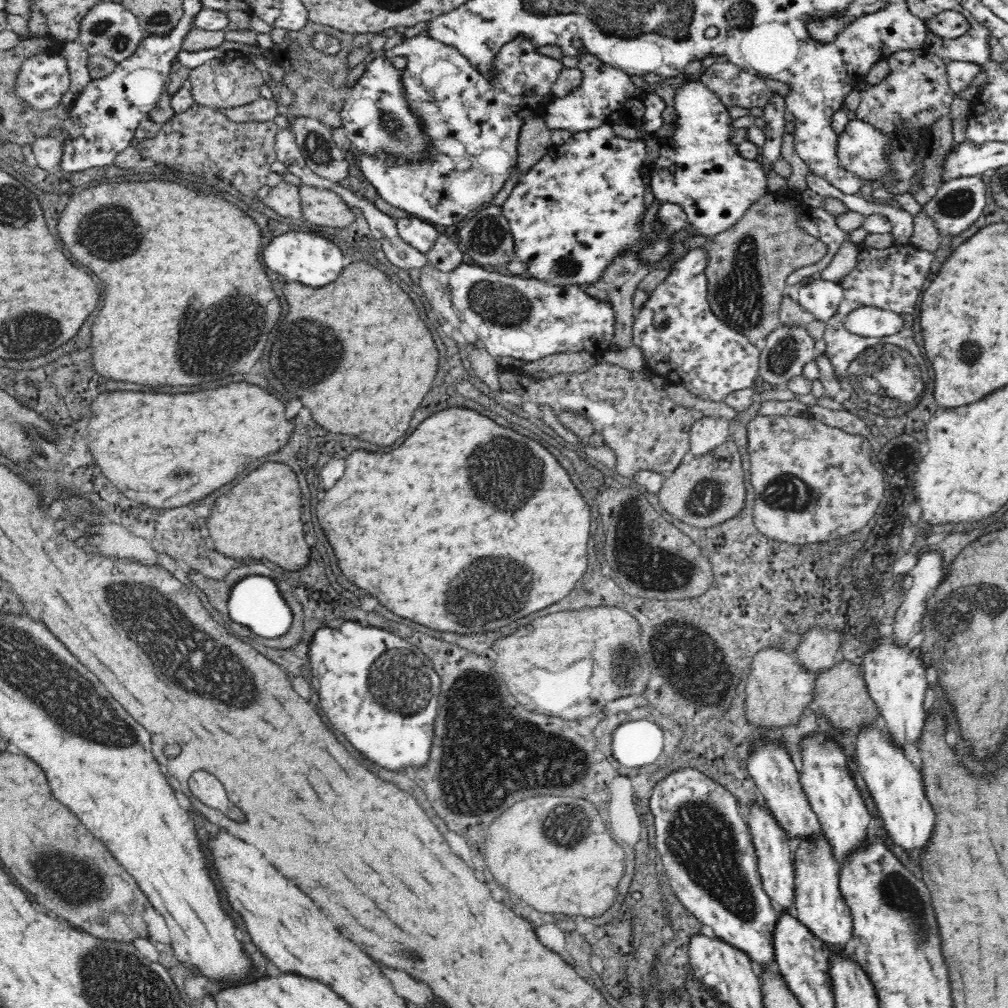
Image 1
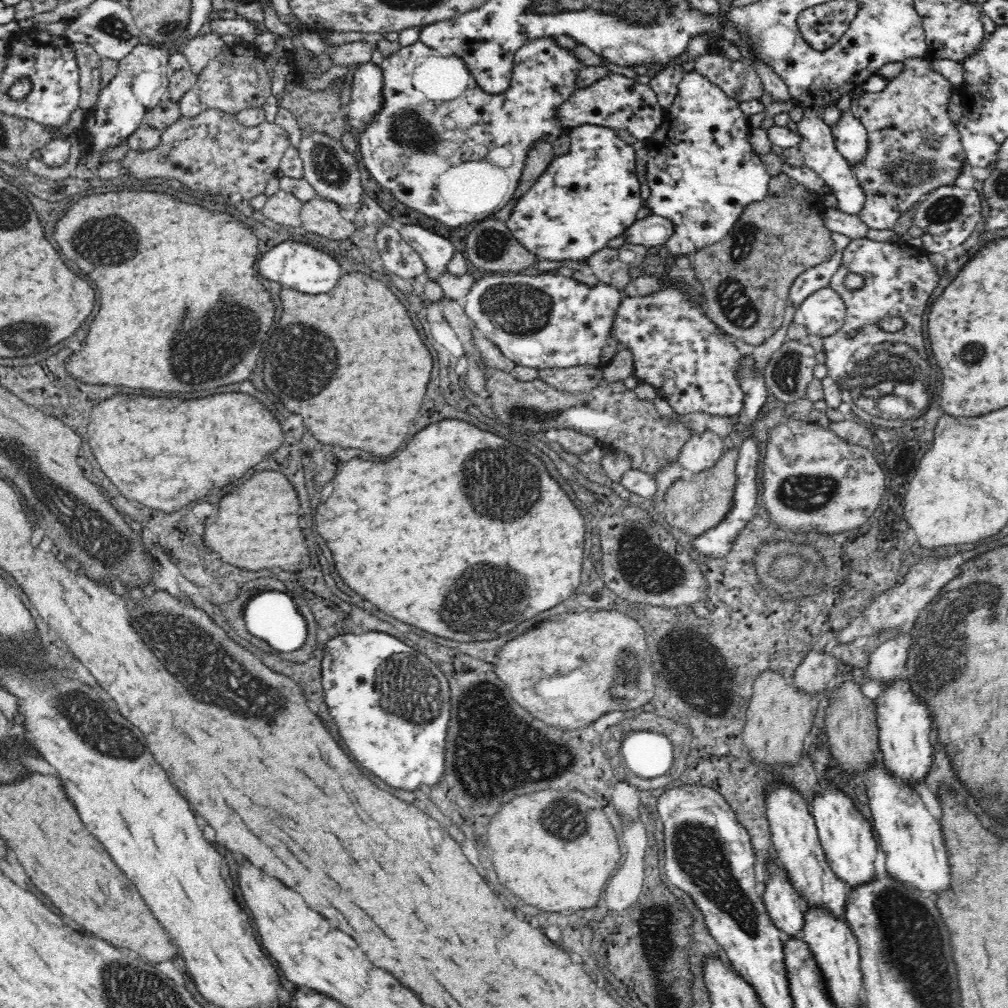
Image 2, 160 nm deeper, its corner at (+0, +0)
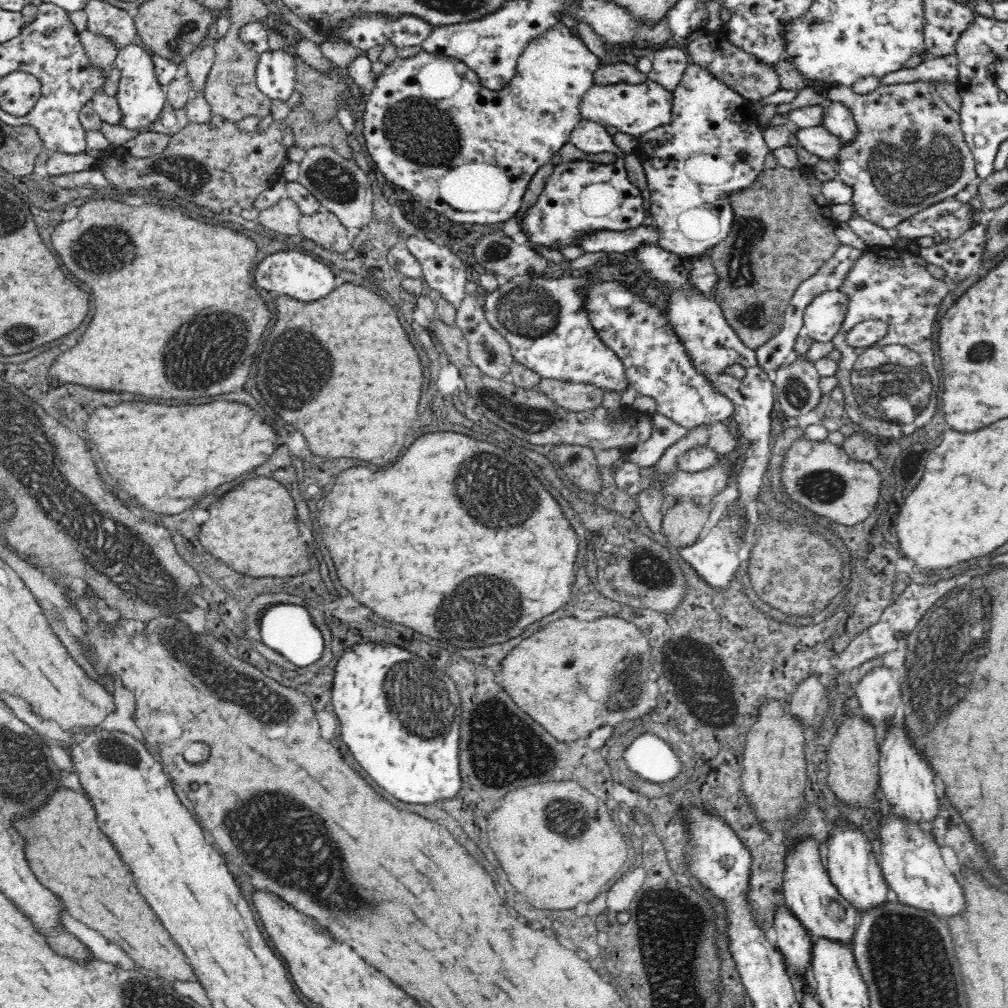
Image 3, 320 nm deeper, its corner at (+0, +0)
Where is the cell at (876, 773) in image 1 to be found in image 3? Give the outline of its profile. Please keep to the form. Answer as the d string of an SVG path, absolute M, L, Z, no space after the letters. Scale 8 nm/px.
M902 817L882 818L879 828L881 853L879 863L888 888L894 891L898 902L920 911L930 912L934 917L956 916L964 912L964 894L956 878L948 870L940 855L940 846L936 844L929 829L920 828L912 821L902 821Z

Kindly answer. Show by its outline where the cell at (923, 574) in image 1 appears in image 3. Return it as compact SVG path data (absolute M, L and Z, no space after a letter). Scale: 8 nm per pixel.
M885 667L874 668L854 687L859 702L858 713L866 723L878 730L881 738L891 727L900 704L899 674Z

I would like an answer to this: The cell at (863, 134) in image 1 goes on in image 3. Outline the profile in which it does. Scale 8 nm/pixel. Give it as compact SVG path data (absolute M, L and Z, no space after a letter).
M829 101L822 110L822 125L835 134L844 146L856 136L856 123L851 110L840 101Z

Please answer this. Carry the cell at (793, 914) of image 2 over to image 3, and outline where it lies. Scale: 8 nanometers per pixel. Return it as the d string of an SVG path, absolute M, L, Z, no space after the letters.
M786 906L776 911L772 923L776 930L777 949L784 957L786 970L790 968L803 992L806 987L813 985L810 974L813 939Z

